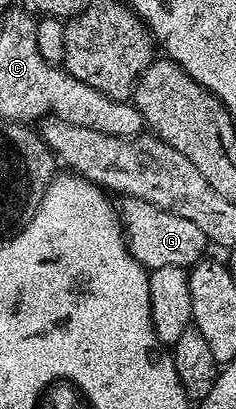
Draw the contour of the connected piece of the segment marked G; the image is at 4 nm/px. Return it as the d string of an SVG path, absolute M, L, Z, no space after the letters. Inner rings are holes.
M123 198L120 203L120 218L122 229L126 236L126 248L132 257L150 271L163 268L166 265L180 266L189 269L195 263L201 263L207 258L208 240L204 229L192 225L184 217L165 212L148 201L133 198Z

